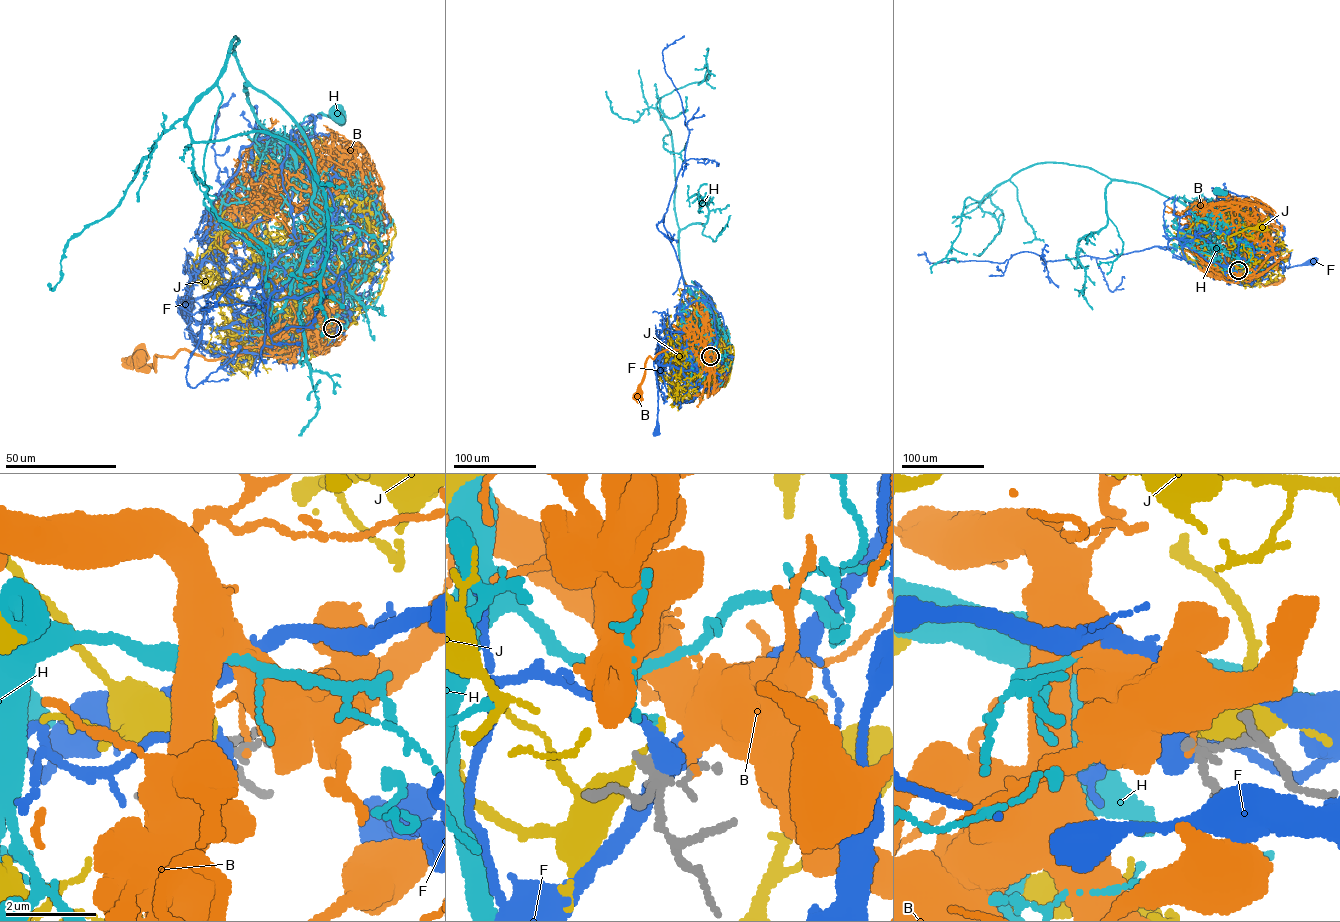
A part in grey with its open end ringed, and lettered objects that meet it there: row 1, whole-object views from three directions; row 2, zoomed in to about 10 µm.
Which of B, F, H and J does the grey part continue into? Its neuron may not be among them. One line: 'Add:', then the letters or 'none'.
Add: H

